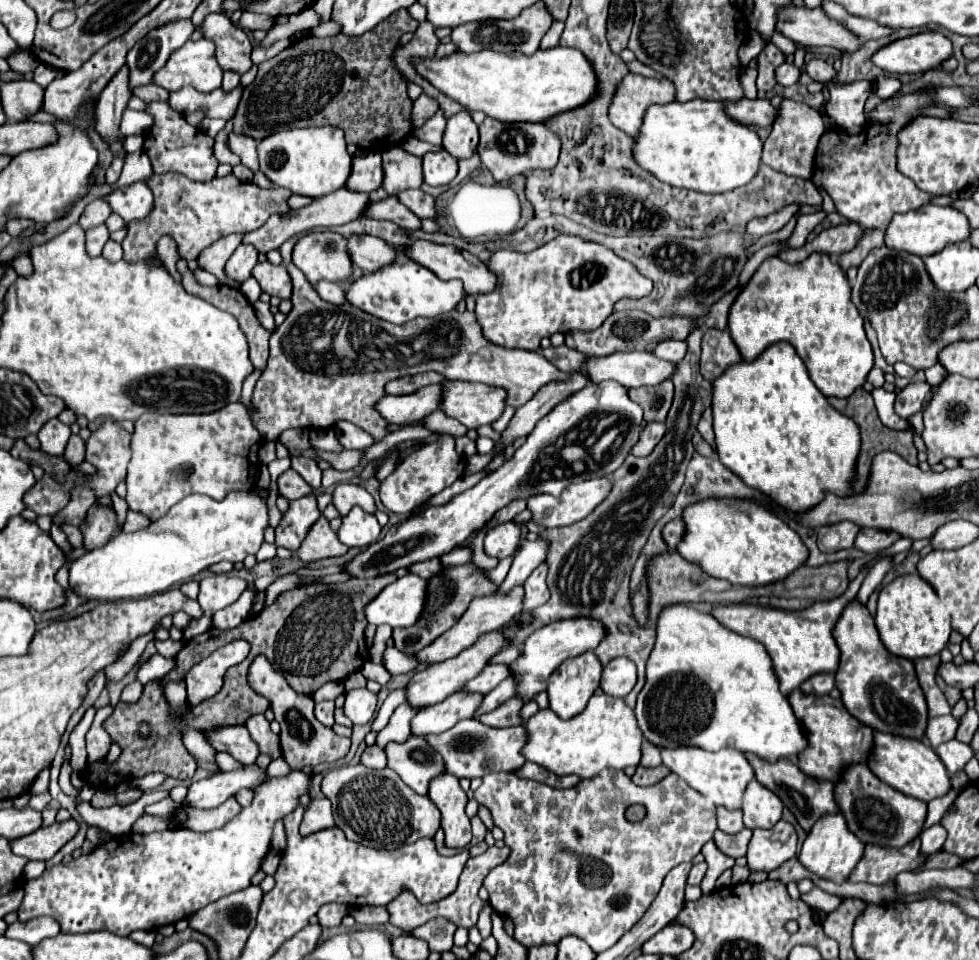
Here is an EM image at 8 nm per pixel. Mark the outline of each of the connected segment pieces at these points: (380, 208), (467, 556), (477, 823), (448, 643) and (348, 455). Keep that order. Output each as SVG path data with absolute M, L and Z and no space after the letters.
M387 196L379 202L369 202L365 212L361 212L359 218L389 220L389 222L395 222L397 226L405 228L405 230L417 230L421 226L419 218L413 212L409 212L409 208L405 208L395 196Z
M457 548L453 554L445 554L441 562L443 564L465 564L465 562L471 562L471 558L473 558L471 548Z
M473 816L473 820L471 820L471 824L473 824L473 837L471 840L471 844L468 845L468 848L473 846L473 844L477 844L477 842L481 842L483 838L485 838L485 824L481 822L481 818L479 816Z
M523 586L513 588L507 596L491 594L491 596L485 596L485 598L477 598L469 604L469 608L461 616L461 620L457 620L457 624L453 628L449 628L449 632L443 632L441 636L437 636L437 640L433 640L429 646L419 650L415 654L415 658L417 658L419 664L433 664L433 662L443 662L447 658L453 658L461 650L465 650L469 644L473 644L477 640L477 636L481 636L485 632L491 632L491 630L499 630L505 624L509 624L521 610L523 610Z
M315 449L317 455L329 462L335 469L346 471L354 468L360 462L363 451L362 450L342 450L339 453L325 452Z

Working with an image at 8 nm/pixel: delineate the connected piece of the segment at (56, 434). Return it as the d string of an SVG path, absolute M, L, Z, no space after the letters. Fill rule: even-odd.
M51 418L43 424L43 428L37 432L37 438L41 442L41 450L51 454L51 456L61 456L65 446L67 446L67 440L71 436L71 430L67 424L59 422L57 418Z

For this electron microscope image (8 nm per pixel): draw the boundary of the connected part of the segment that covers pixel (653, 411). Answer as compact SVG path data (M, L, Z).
M663 380L655 386L641 386L641 388L629 388L629 398L643 406L645 410L645 422L665 422L665 416L669 412L671 400L673 400L673 384L671 380Z

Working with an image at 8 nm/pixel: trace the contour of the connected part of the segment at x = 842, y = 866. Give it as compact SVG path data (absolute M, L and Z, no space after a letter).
M841 814L835 816L823 816L807 834L801 852L799 852L799 862L815 876L831 880L835 884L847 882L853 868L859 864L859 860L863 858L863 850L865 846L861 844L861 840L857 840L857 836L853 836L853 832L849 832L845 828L845 818Z

